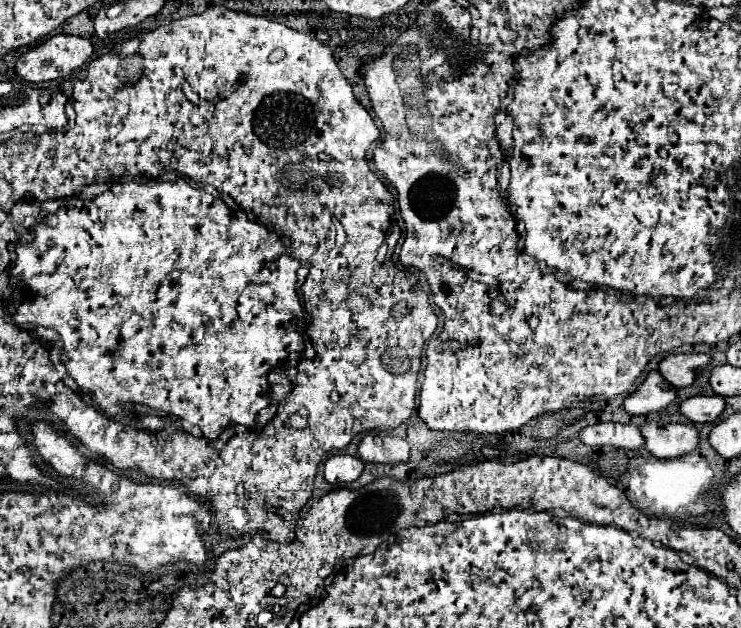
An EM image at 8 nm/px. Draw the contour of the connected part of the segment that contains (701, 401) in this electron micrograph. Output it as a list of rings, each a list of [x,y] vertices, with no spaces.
[[[693,396],[681,404],[681,414],[685,414],[691,422],[715,422],[723,410],[723,396]]]

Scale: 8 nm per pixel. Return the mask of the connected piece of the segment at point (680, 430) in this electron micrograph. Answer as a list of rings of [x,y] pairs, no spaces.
[[[645,424],[641,428],[645,448],[657,458],[677,458],[689,454],[699,444],[699,430],[693,424]]]

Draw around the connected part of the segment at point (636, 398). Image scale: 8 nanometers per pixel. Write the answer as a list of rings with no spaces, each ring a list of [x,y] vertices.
[[[659,370],[649,372],[649,376],[645,378],[645,382],[635,390],[635,394],[631,394],[625,400],[625,410],[629,414],[651,414],[651,412],[659,412],[663,408],[667,408],[673,400],[677,398],[677,388],[671,386],[661,374]]]

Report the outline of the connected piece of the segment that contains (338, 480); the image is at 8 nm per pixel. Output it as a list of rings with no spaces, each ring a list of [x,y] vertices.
[[[337,454],[325,462],[325,480],[333,486],[353,482],[361,476],[361,472],[363,472],[363,460],[357,456]]]

